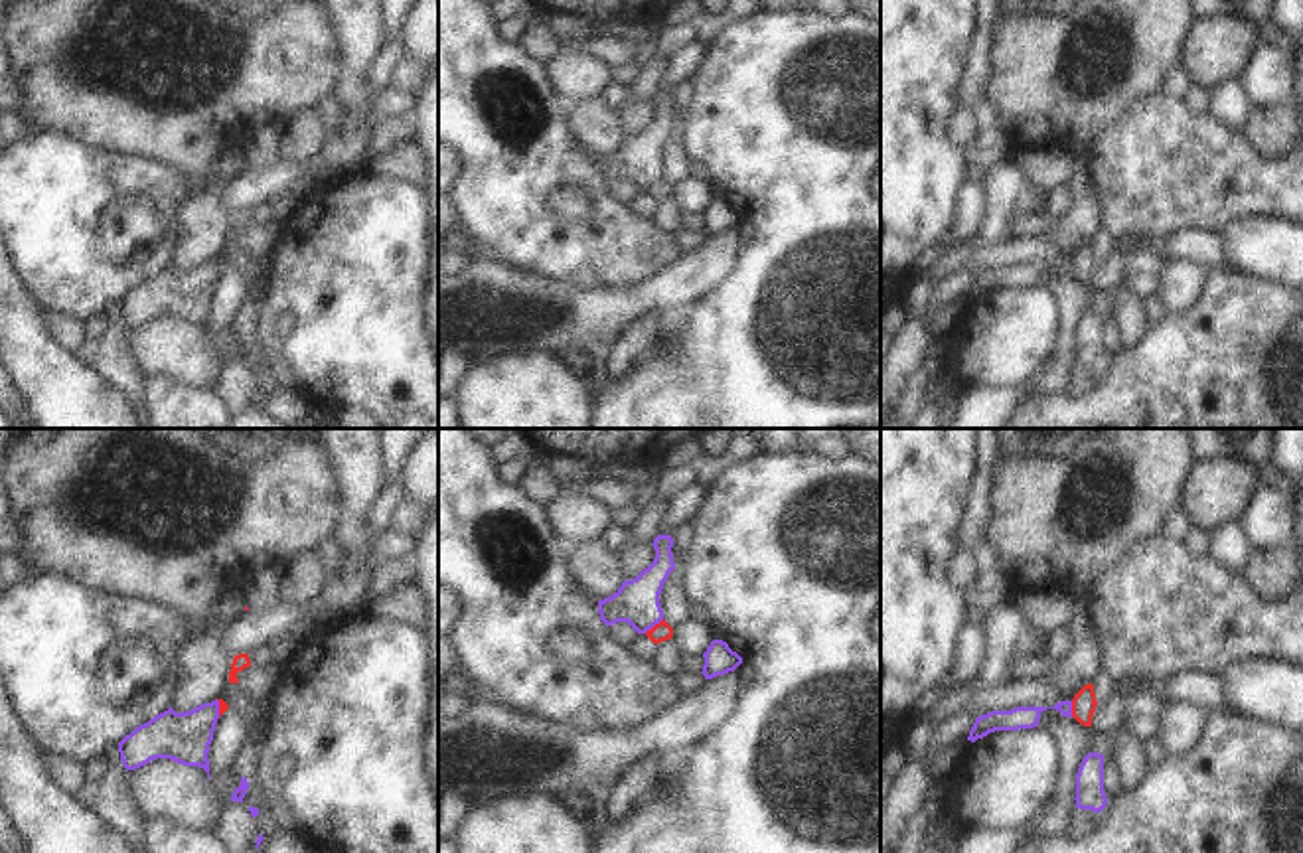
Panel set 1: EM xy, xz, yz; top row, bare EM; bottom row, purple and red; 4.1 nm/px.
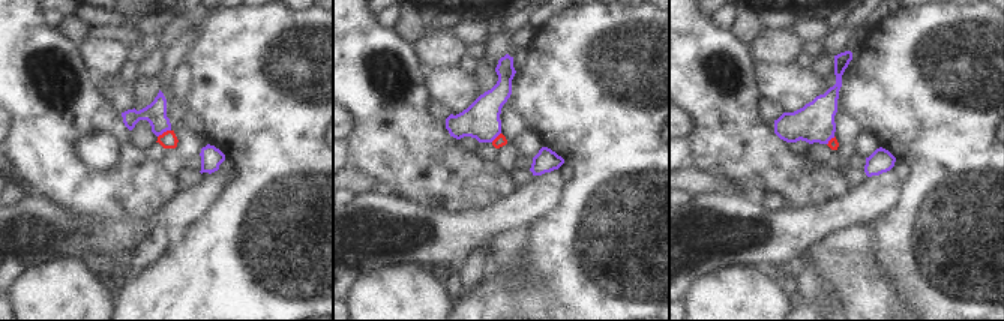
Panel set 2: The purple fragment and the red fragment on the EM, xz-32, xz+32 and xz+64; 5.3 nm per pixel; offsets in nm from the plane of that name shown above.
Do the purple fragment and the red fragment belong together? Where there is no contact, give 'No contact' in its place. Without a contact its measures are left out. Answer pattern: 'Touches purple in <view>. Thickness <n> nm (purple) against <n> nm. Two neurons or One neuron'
Touches purple in xz. Thickness 180 nm (purple) against 80 nm. Two neurons.

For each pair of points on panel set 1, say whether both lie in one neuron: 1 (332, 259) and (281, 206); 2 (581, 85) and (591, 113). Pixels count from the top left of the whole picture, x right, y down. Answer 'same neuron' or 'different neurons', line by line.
1: different neurons
2: different neurons

